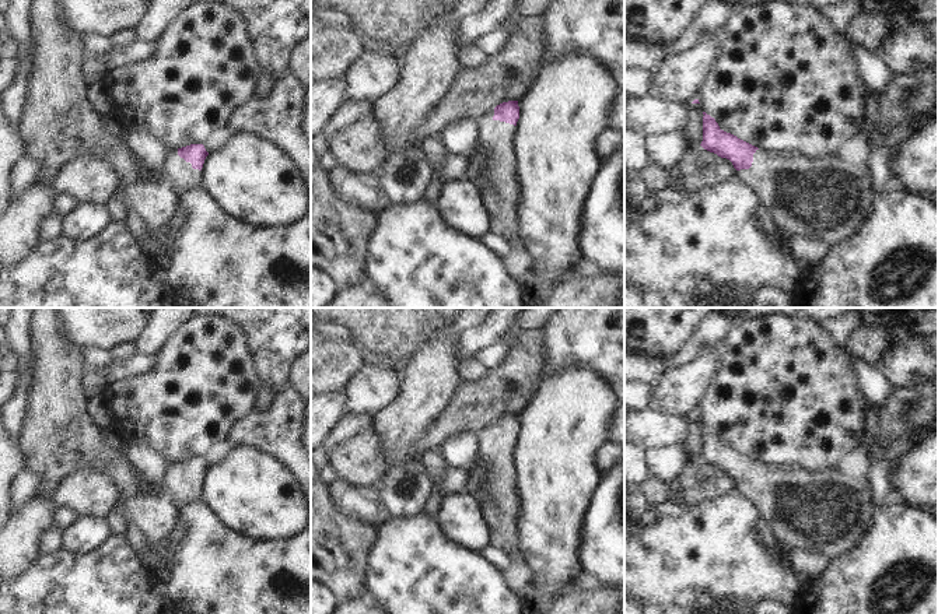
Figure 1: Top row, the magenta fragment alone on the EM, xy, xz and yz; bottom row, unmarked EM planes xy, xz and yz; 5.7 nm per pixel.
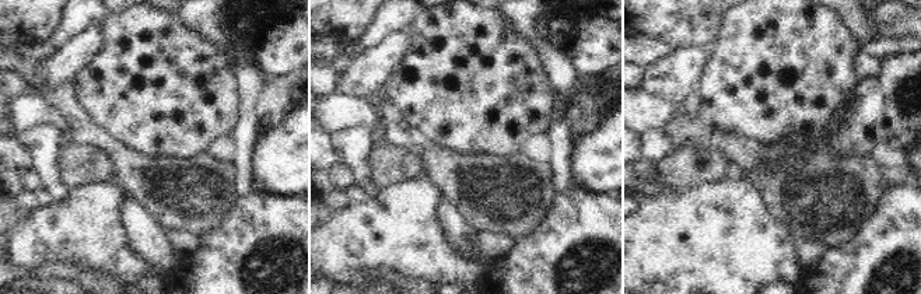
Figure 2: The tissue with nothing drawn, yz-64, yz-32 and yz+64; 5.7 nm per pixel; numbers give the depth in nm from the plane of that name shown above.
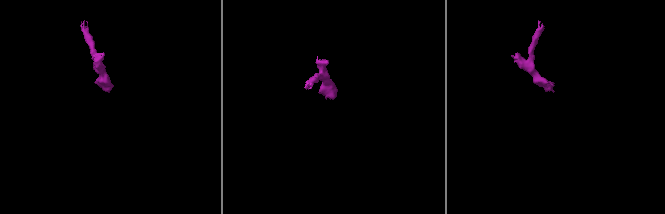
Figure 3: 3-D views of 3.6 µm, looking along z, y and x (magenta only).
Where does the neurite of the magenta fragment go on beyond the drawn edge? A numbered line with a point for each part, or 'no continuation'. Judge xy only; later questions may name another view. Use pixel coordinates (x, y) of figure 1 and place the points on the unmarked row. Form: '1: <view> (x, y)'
1: xy (181, 490)

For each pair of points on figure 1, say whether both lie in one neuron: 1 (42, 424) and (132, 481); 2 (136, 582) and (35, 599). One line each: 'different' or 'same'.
1: same
2: same

